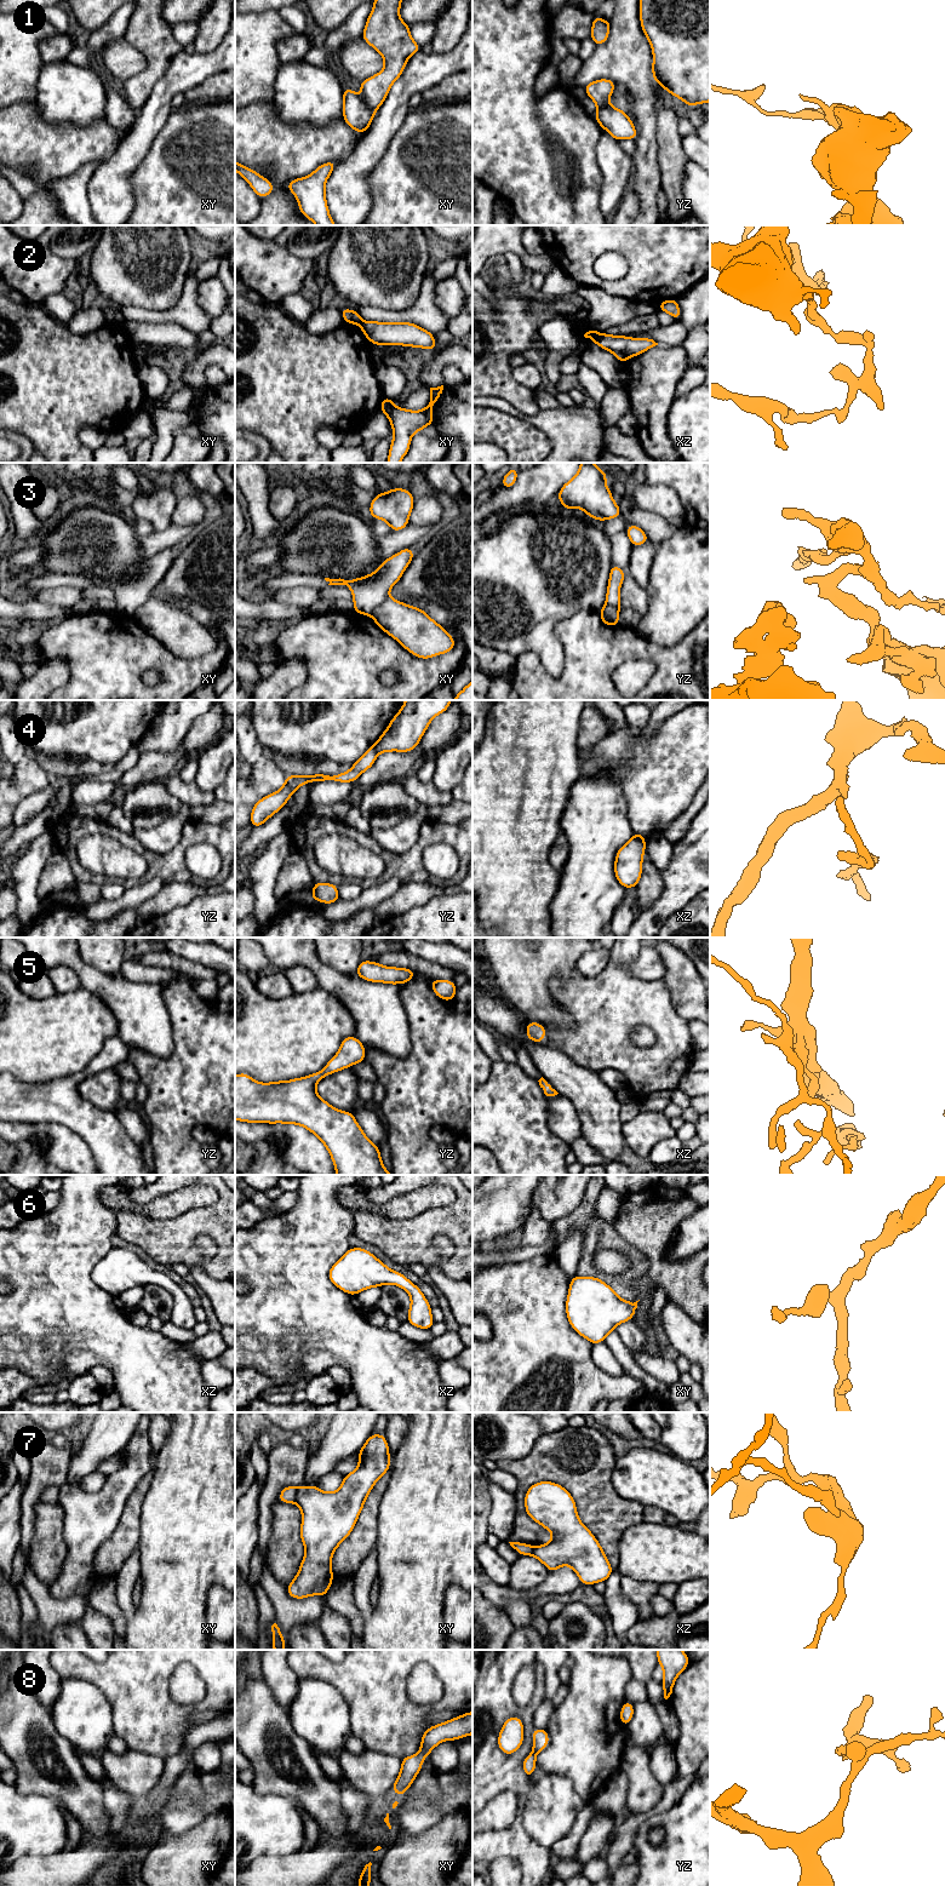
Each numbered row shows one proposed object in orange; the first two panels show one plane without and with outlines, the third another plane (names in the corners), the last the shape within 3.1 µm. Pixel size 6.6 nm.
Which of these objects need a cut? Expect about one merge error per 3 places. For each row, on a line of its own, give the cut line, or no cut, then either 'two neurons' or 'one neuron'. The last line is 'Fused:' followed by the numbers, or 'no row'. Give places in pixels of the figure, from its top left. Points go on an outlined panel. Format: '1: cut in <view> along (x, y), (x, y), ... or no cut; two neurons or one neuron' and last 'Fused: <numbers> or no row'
1: cut in xy along (362, 99), (374, 112); two neurons
2: cut in xz along (600, 333), (595, 342); two neurons
3: cut in xy along (388, 596), (371, 615); two neurons
4: cut in yz along (373, 746), (377, 754); two neurons
5: no cut; one neuron
6: no cut; one neuron
7: cut in xy along (297, 1488), (293, 1502); two neurons
8: no cut; one neuron
Fused: 1, 2, 3, 4, 7

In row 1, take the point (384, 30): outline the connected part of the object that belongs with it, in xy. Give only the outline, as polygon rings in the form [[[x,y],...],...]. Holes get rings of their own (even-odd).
[[[374,0],[362,33],[362,39],[384,58],[380,73],[360,81],[363,101],[374,111],[405,70],[408,58],[422,51],[411,36],[410,24],[400,19],[401,1]]]

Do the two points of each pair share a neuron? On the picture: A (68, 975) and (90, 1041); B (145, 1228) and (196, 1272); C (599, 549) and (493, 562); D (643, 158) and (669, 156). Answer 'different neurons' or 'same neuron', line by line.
A: different neurons
B: different neurons
C: same neuron
D: different neurons

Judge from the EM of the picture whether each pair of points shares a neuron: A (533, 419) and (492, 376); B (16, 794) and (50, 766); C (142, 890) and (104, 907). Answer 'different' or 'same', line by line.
A: different
B: different
C: same

